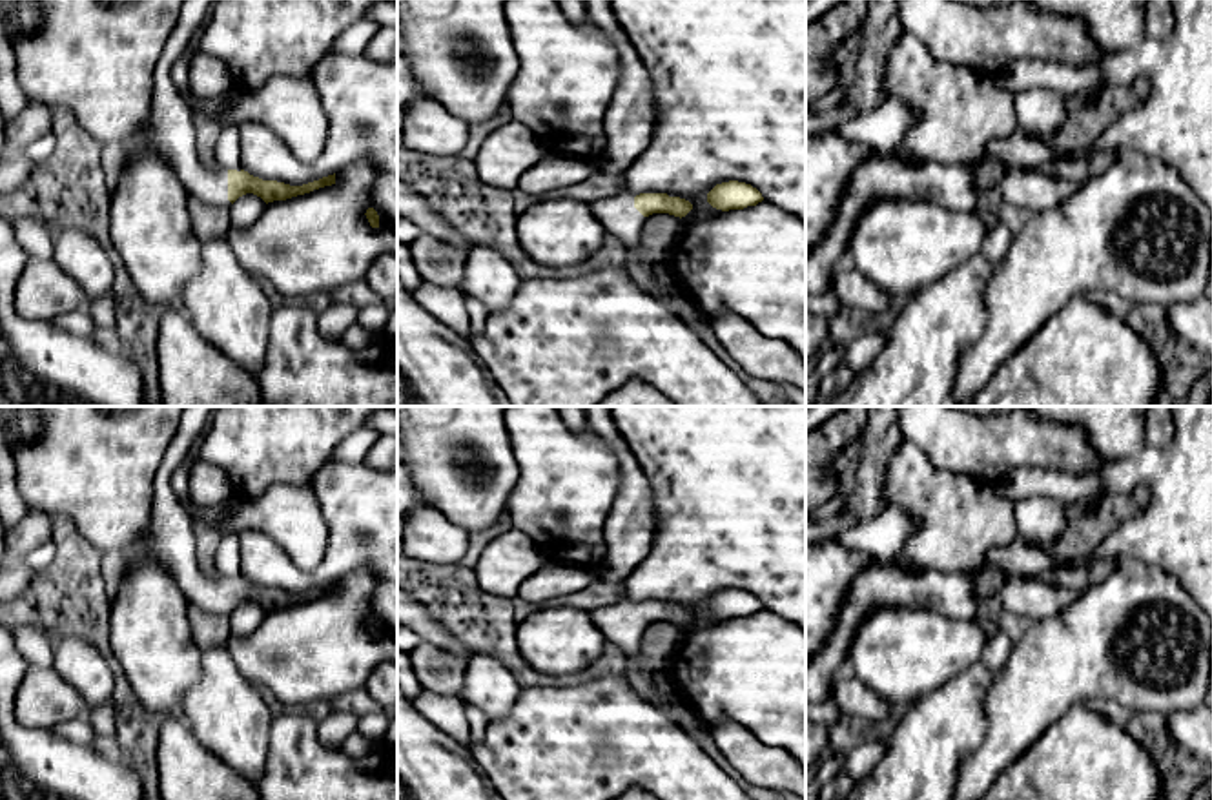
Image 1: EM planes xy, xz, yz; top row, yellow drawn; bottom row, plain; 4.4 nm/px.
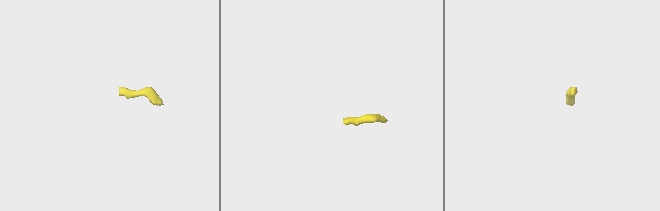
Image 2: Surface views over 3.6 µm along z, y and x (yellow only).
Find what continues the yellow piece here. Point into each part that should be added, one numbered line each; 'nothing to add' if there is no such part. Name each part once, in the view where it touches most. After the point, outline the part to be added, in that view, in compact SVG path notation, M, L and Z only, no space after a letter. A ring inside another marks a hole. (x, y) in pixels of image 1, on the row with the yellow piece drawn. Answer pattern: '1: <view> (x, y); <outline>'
1: xy (172, 132); M182 0L180 18L155 67L149 144L166 159L190 195L210 206L230 208L228 169L210 169L199 160L193 111L169 77L179 55L197 38L213 2Z

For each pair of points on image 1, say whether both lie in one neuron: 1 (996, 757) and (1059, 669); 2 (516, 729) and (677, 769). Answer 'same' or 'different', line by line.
1: same
2: same

